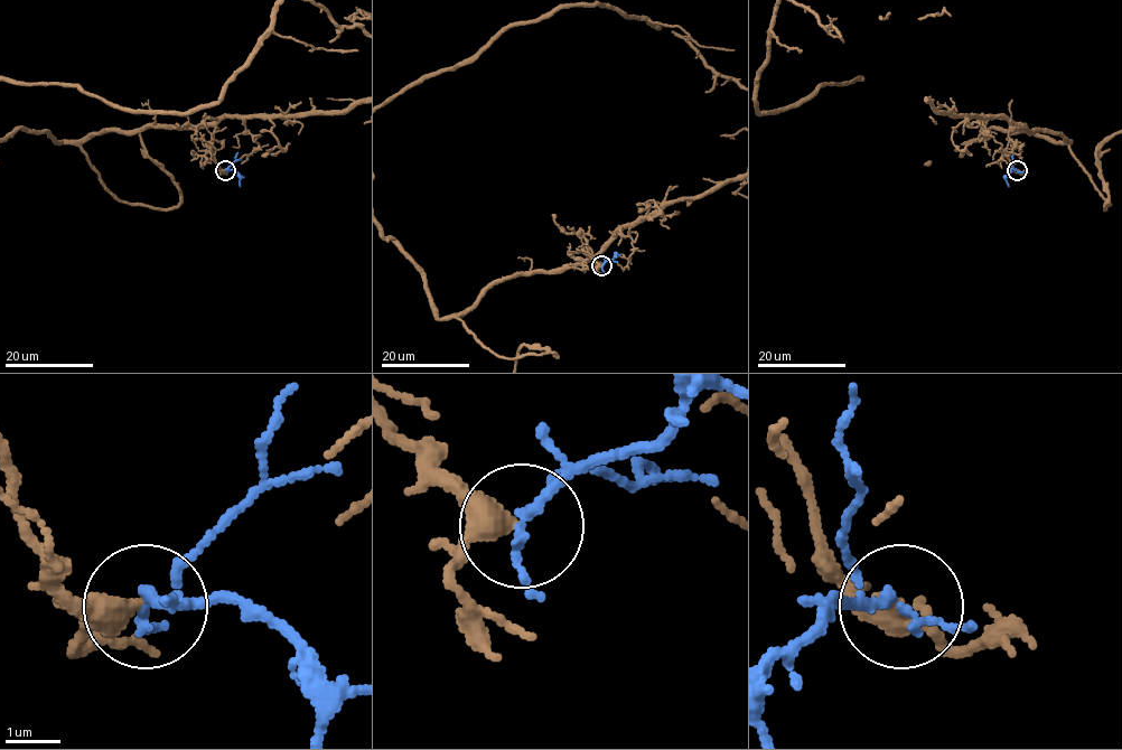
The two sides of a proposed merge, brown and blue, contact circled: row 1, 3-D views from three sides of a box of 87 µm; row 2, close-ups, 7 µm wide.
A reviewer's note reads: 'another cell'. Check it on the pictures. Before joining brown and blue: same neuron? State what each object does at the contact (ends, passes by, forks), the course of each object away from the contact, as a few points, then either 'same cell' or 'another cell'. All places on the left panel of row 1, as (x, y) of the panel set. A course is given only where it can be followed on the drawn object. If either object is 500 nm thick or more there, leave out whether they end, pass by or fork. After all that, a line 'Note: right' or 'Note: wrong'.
brown passes by; blue forks there; brown runs (225, 170), (212, 153), (214, 127), (101, 131), (81, 148), (121, 200), (173, 209), (180, 197), (113, 110); blue runs (226, 170), (234, 169), (241, 186); another cell
Note: right

